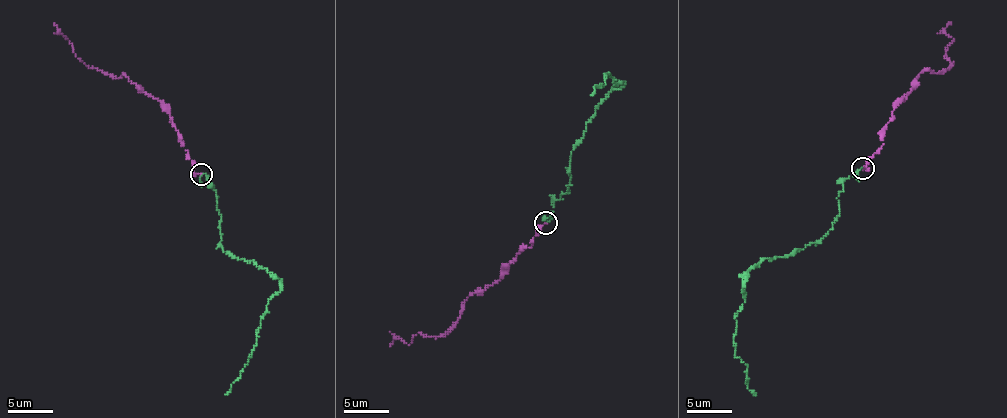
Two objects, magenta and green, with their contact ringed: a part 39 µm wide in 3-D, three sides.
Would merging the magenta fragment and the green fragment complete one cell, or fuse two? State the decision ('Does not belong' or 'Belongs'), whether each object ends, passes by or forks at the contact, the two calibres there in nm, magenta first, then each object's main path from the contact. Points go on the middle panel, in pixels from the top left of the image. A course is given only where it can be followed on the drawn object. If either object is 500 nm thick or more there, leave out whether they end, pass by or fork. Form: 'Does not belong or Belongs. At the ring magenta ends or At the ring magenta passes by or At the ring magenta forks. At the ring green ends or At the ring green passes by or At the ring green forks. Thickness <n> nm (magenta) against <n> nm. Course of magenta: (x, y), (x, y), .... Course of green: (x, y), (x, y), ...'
Belongs. At the ring magenta ends. At the ring green passes by. Thickness 200 nm (magenta) against 160 nm. Course of magenta: (545, 223), (508, 271), (464, 300), (460, 318), (443, 334), (419, 332), (409, 345), (396, 339), (390, 346). Course of green: (547, 221), (562, 192), (569, 192), (573, 145), (623, 81), (614, 85), (609, 72), (590, 95)

